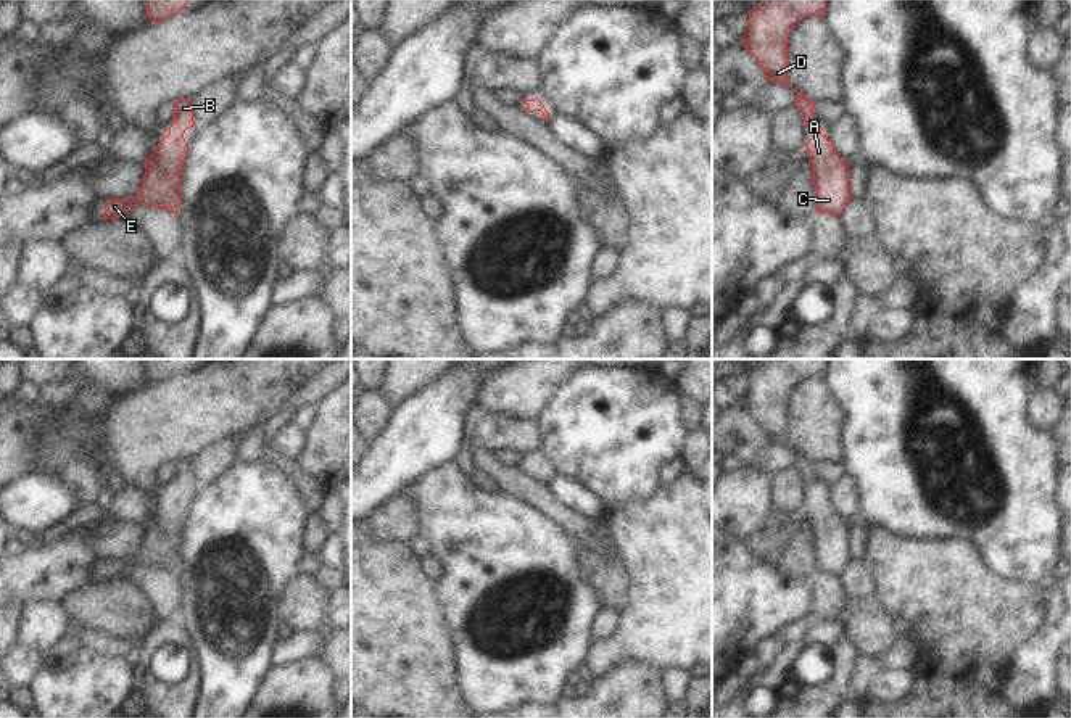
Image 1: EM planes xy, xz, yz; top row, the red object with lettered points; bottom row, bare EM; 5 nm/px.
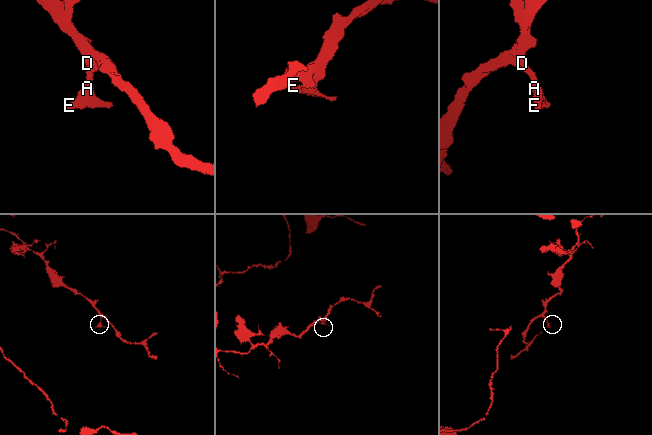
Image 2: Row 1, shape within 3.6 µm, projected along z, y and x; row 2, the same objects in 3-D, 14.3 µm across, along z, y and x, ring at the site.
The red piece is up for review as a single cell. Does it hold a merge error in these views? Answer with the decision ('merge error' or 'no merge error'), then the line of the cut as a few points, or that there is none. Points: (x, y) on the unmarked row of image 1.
no merge error; no cut

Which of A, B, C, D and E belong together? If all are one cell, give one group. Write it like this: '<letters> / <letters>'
A B C D E

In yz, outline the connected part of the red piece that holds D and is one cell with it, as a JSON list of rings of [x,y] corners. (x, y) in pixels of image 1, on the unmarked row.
[[[765,359],[749,372],[749,391],[741,404],[763,428],[763,438],[791,446],[788,398],[805,377],[821,377],[828,359]]]

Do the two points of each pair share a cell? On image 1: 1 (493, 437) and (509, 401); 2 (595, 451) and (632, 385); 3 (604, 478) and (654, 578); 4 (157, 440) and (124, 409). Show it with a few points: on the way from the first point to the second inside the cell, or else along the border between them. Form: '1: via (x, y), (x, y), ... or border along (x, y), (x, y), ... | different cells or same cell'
1: border along (477, 403), (492, 411), (535, 419) | different cells
2: via (611, 435), (632, 412), (632, 401) | same cell
3: border along (653, 491), (645, 498), (617, 504), (606, 512) | different cells
4: via (148, 432), (132, 417) | same cell

